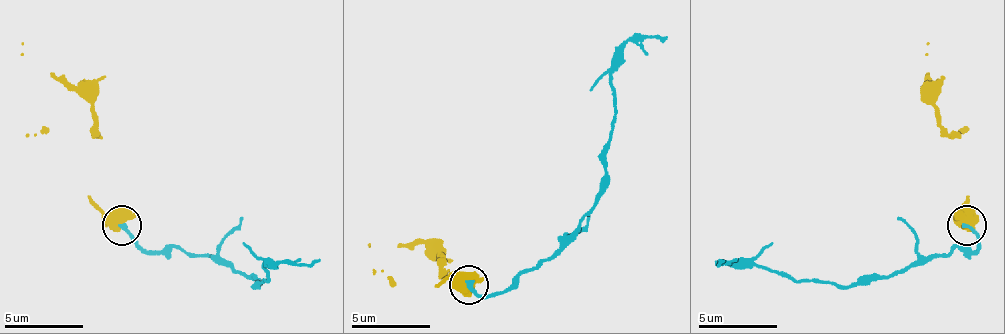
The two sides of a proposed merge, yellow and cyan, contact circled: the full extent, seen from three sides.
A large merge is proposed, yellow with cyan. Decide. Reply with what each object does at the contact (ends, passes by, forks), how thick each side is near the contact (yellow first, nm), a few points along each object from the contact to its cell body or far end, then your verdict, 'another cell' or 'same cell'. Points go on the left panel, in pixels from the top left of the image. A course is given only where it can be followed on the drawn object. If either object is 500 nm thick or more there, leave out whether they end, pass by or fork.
calibres 950 and 240 nm; course yellow (122, 224), (91, 196), (91, 137), (95, 109), (23, 54), (23, 42); course cyan (122, 224), (130, 236), (154, 252), (218, 256), (257, 287), (269, 275), (269, 268), (321, 260); another cell

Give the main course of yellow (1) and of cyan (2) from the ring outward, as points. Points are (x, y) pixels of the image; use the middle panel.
1: (469, 285), (454, 277), (438, 285), (442, 258), (422, 242), (370, 242), (370, 246)
2: (469, 285), (477, 293), (501, 293), (565, 238), (592, 206), (616, 111), (616, 56), (632, 40), (668, 40)

